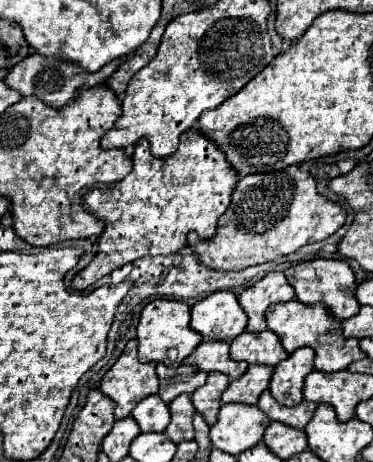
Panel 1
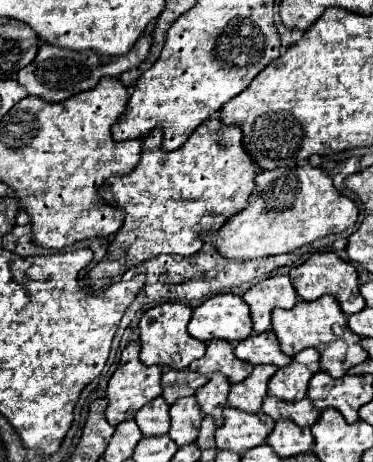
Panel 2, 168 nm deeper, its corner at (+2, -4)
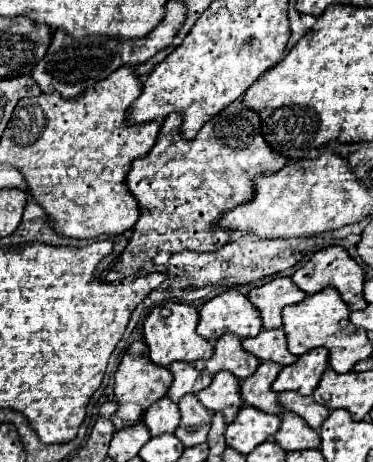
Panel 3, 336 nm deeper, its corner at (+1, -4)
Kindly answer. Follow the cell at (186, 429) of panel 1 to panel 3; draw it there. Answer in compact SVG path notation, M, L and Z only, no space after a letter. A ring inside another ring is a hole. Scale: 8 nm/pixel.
M196 394L184 396L178 402L178 408L180 408L182 420L180 420L178 428L174 430L174 434L182 440L182 444L184 446L196 446L196 444L206 442L212 414L202 406L198 396Z

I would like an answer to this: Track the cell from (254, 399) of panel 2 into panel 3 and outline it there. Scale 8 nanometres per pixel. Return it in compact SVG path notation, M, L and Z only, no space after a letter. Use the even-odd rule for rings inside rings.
M262 362L258 370L242 382L242 398L246 404L260 408L268 414L284 414L282 404L278 402L278 394L272 390L274 378L280 374L282 366L276 362Z

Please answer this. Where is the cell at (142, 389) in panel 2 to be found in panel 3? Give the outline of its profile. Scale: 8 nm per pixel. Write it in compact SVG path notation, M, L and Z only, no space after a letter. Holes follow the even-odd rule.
M134 342L130 350L124 354L116 376L114 376L114 394L118 398L118 410L112 414L112 424L116 430L130 428L132 424L140 422L144 412L154 404L156 400L164 398L168 388L172 384L172 374L168 368L162 368L150 360L150 350L144 342Z

